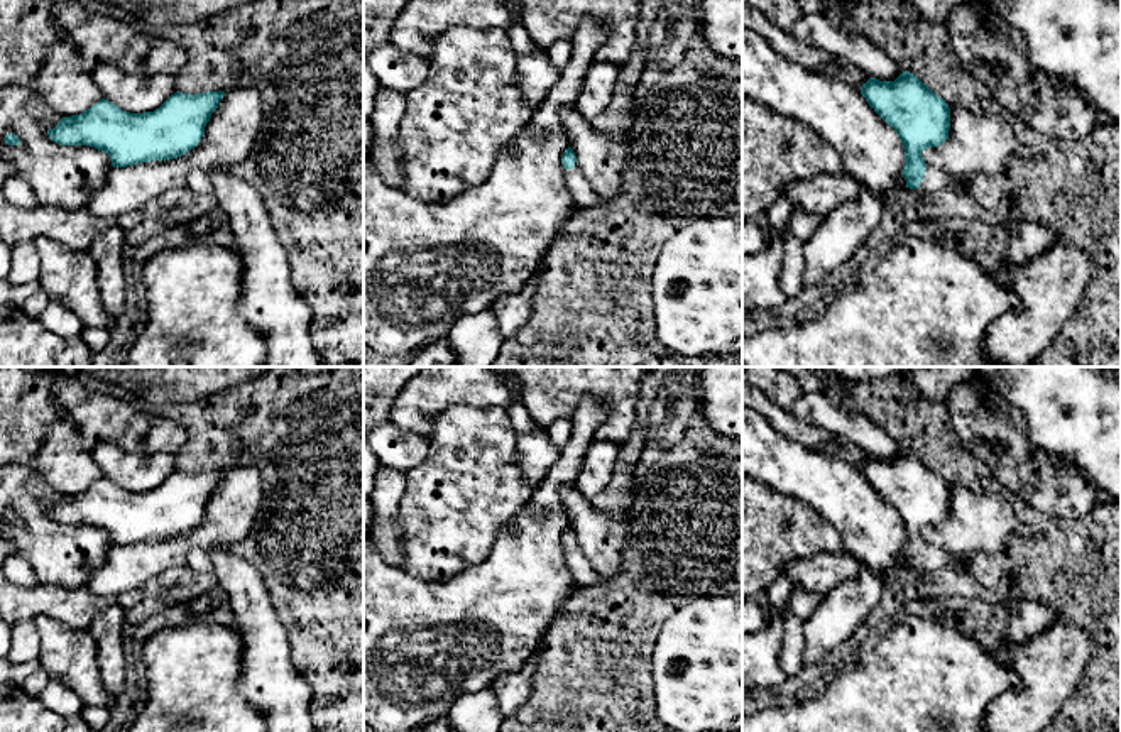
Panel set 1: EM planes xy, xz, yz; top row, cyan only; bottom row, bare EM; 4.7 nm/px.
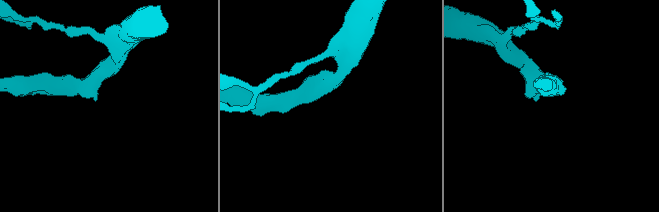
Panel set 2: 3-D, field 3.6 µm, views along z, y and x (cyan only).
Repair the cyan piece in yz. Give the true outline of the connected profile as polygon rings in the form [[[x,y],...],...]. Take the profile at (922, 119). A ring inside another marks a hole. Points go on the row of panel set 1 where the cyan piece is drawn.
[[[903,71],[894,81],[869,78],[861,86],[869,107],[898,134],[906,188],[921,193],[952,189],[957,183],[942,169],[928,167],[921,152],[942,145],[950,130],[950,108],[915,74]]]

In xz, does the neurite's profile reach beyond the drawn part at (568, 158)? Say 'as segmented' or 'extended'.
extended

